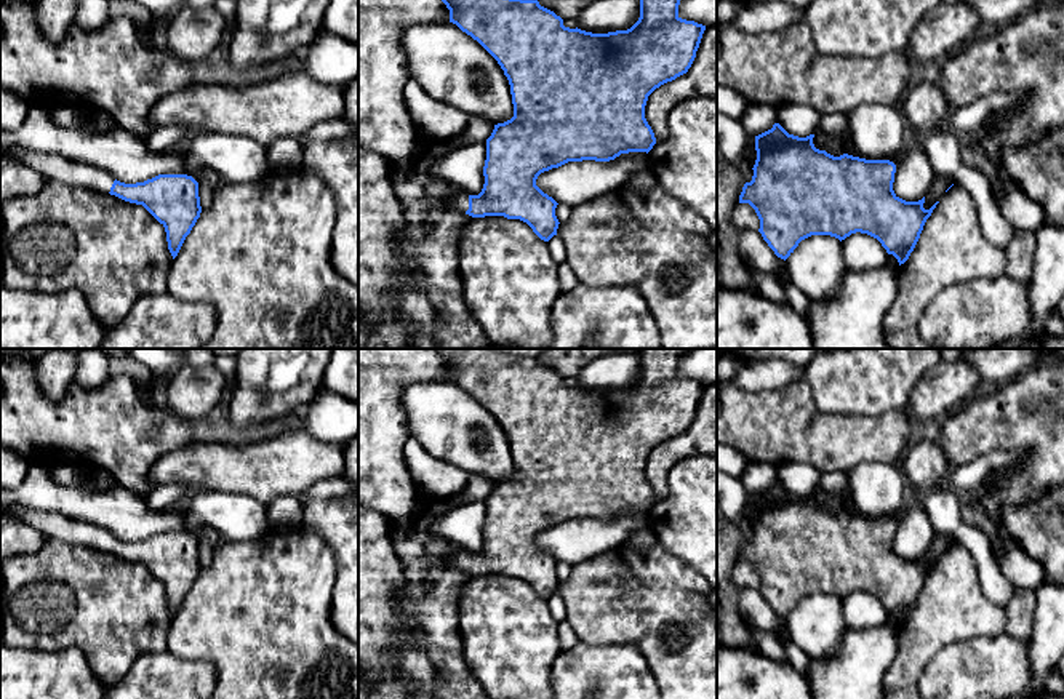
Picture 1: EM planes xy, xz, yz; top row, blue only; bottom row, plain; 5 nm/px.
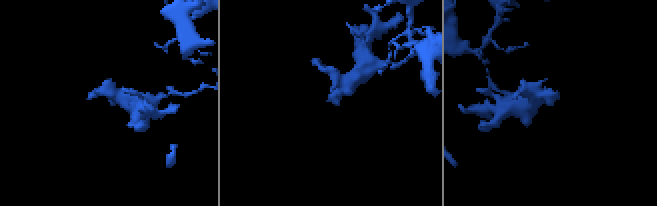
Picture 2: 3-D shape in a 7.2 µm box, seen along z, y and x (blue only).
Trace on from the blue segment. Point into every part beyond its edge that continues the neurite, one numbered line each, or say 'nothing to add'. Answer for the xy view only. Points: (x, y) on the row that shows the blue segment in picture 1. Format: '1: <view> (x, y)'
1: xy (56, 168)

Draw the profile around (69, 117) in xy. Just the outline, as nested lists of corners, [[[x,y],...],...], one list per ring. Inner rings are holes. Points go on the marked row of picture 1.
[[[53,106],[50,107],[50,120],[64,130],[94,133],[91,126],[91,112],[82,106]]]

